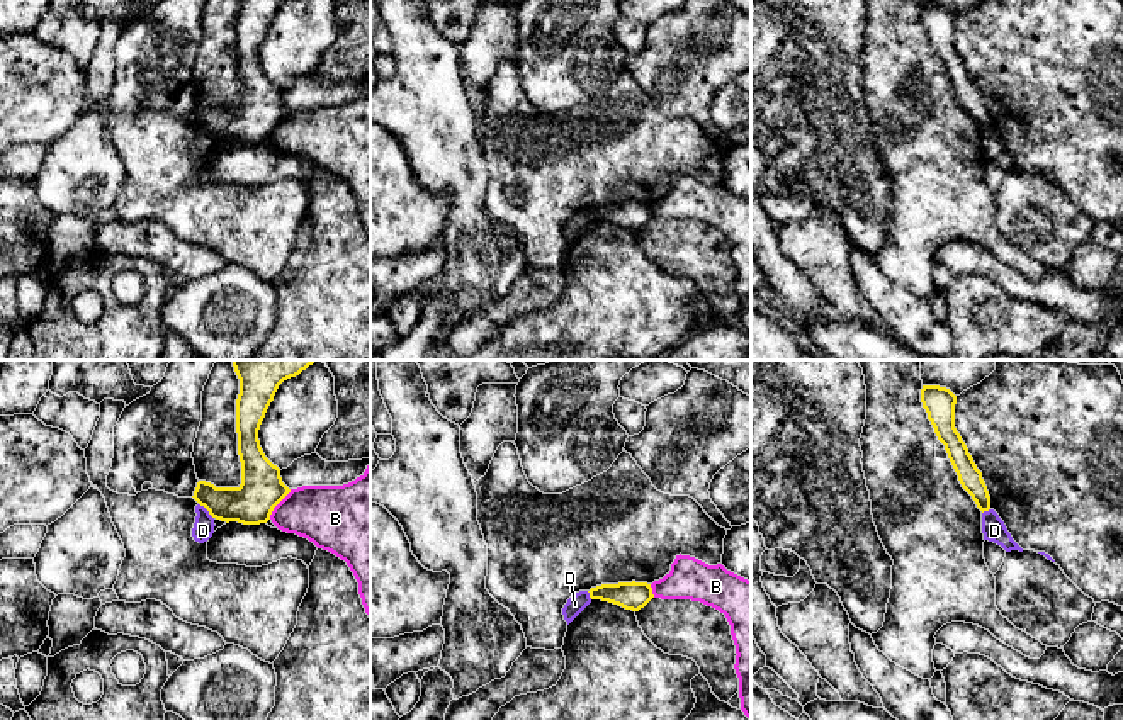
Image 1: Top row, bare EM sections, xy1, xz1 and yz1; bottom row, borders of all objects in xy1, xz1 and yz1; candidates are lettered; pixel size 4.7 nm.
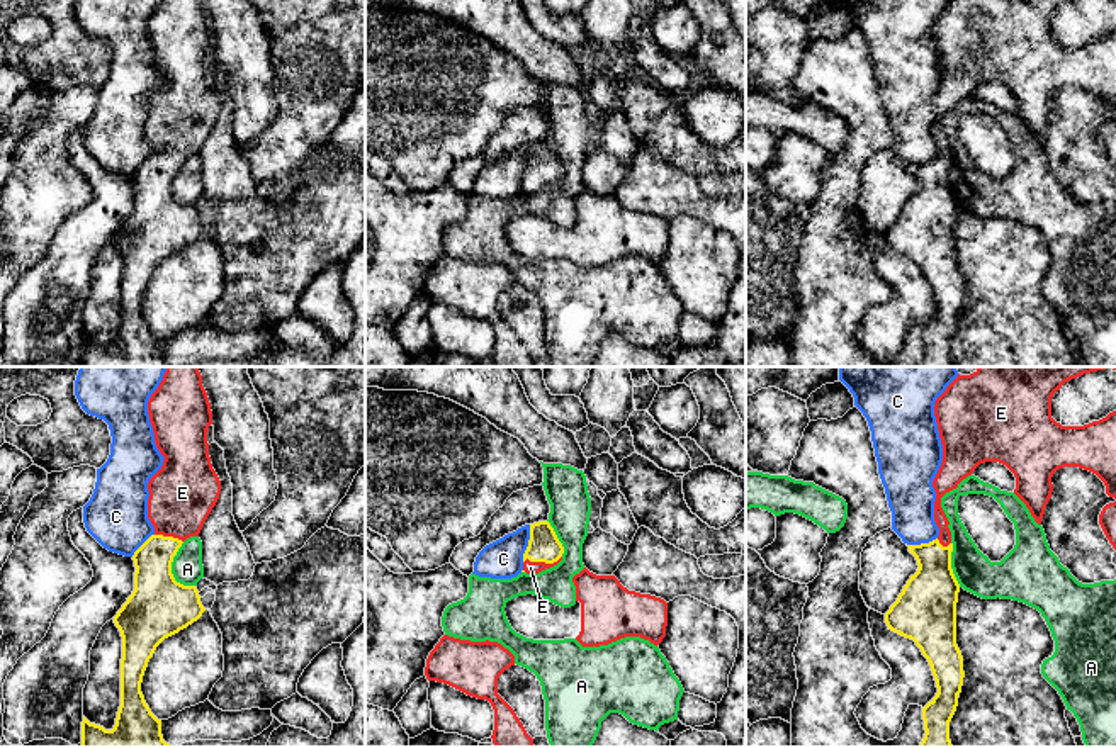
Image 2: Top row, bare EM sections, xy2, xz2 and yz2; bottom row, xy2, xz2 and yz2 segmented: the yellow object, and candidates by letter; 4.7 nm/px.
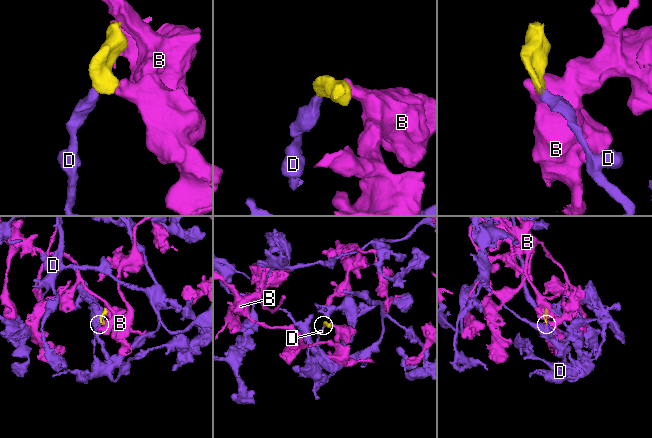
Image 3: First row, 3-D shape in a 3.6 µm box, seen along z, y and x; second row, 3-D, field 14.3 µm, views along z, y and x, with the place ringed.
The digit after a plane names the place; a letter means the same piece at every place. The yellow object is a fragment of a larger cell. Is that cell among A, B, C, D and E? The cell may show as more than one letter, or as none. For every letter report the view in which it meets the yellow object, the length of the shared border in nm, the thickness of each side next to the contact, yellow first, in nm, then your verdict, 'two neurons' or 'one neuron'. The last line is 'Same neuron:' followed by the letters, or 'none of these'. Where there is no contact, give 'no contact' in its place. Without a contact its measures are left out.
A: xy2 | 220 nm | 280/150 nm | two neurons
B: xy1 | 180 nm | 200/280 nm | two neurons
C: xz2 | 180 nm | 150/190 nm | two neurons
D: xy1 | 100 nm | 200/100 nm | two neurons
E: xz2 | 190 nm | 150/60 nm | one neuron
Same neuron: E

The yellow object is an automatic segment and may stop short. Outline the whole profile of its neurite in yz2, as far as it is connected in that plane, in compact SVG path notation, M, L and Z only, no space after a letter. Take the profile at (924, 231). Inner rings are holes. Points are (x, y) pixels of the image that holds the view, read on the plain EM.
M953 0L934 22L943 65L943 81L933 100L934 141L939 156L929 163L907 165L919 188L885 233L888 250L916 261L936 300L938 312L922 328L926 353L921 367L953 367L950 341L956 331L965 297L963 277L956 265L960 204L951 188L953 163L941 117L956 109L980 83L999 81L1014 93L1014 114L1026 124L1038 144L1041 144L1053 112L1051 97L1063 87L1079 87L1096 93L1104 102L1106 114L1116 119L1116 31L1084 46L1062 46L1051 37L1051 17L1065 2L1068 0Z

